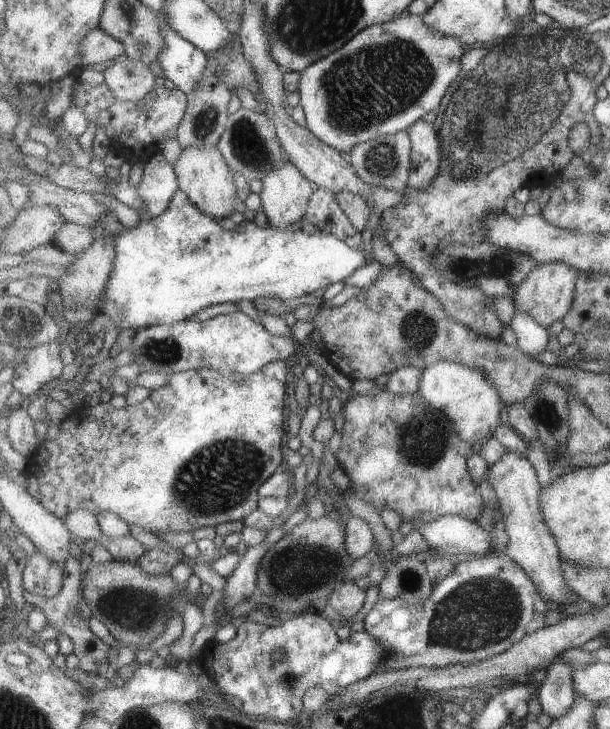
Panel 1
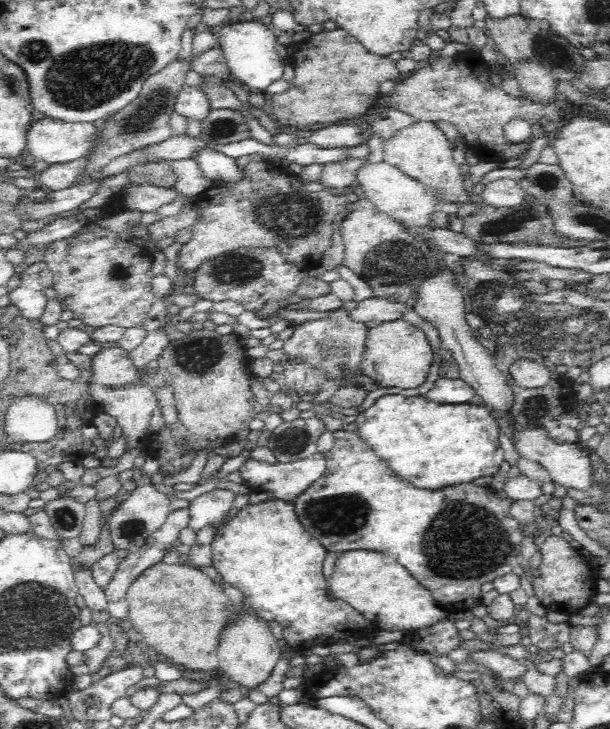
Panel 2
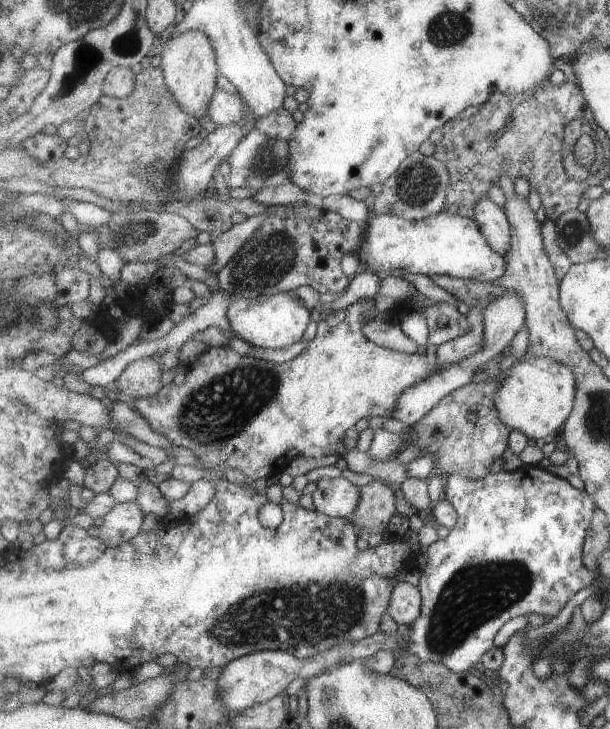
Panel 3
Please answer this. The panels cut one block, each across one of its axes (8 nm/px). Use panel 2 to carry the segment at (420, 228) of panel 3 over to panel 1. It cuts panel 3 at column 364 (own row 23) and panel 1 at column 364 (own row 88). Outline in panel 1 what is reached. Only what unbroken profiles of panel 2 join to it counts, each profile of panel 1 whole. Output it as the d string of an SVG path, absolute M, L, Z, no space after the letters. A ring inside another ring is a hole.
M181 189L177 190L177 194L173 196L171 206L167 208L165 214L161 214L161 216L158 214L152 215L148 220L141 220L134 228L127 228L123 234L119 234L119 238L115 238L115 250L118 250L118 257L115 260L113 276L109 280L105 302L101 302L101 315L104 317L103 319L108 327L119 327L123 330L131 330L133 328L137 332L148 329L151 326L175 324L175 322L181 322L181 320L193 319L193 316L199 310L209 308L209 306L217 306L217 304L227 304L227 302L235 304L235 302L241 302L241 300L252 301L259 297L289 301L290 299L319 294L332 284L344 282L356 270L367 266L373 260L366 246L353 248L346 241L337 238L335 234L321 234L321 232L319 234L307 234L302 229L293 230L293 232L283 232L281 228L274 228L270 225L265 227L245 219L237 226L221 223L193 206L189 201L189 196Z

